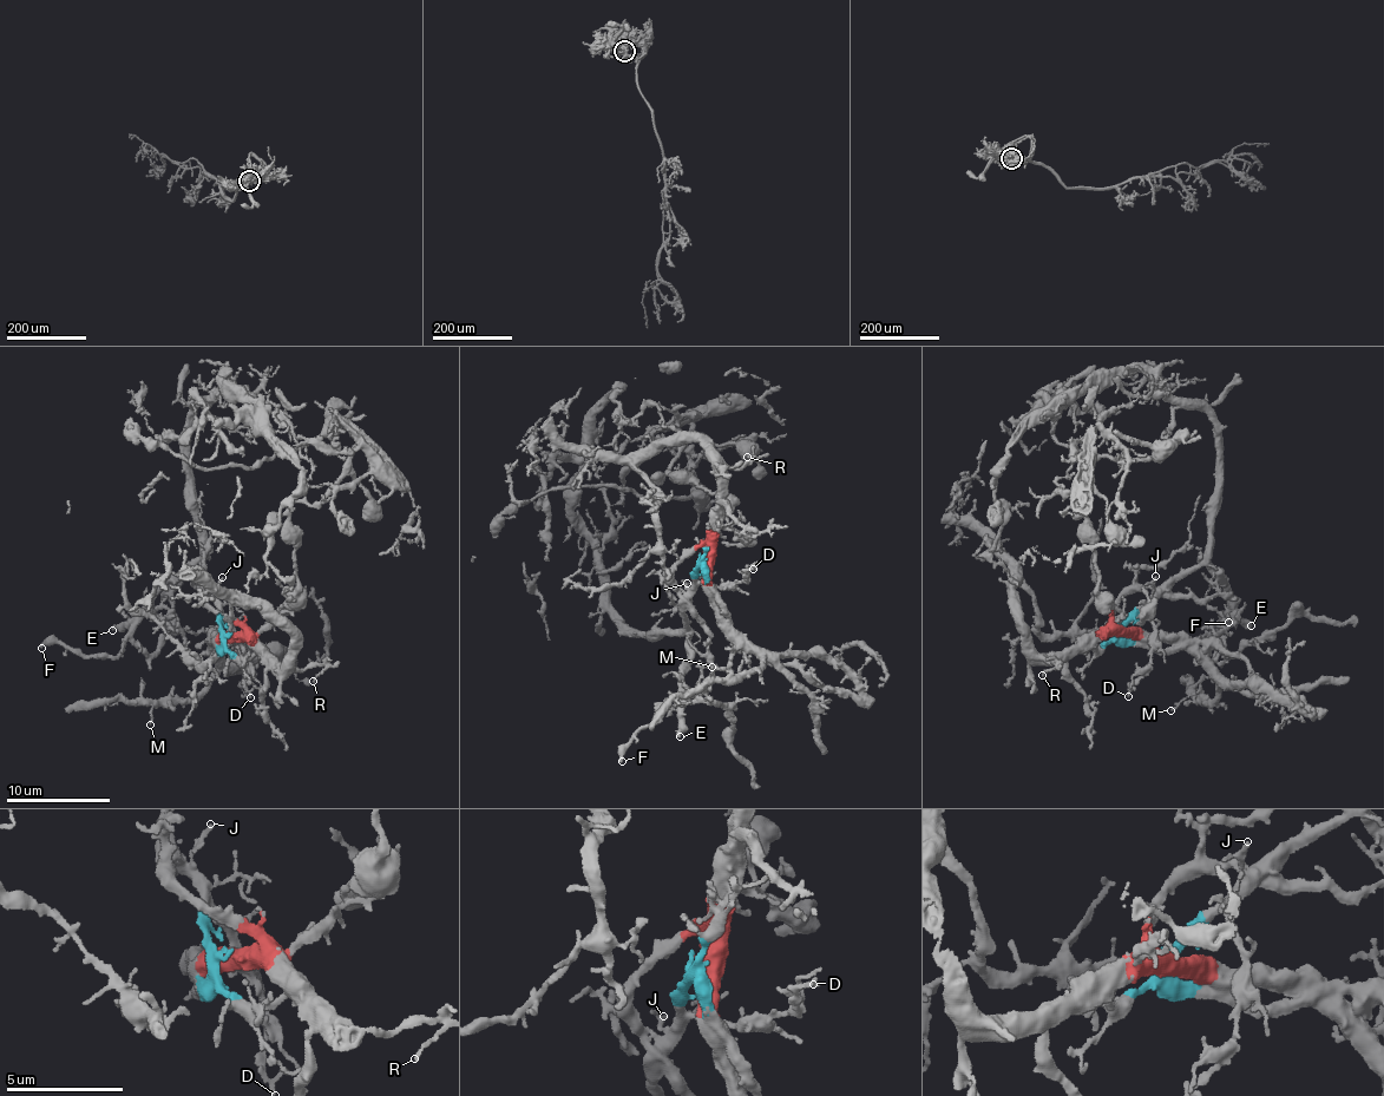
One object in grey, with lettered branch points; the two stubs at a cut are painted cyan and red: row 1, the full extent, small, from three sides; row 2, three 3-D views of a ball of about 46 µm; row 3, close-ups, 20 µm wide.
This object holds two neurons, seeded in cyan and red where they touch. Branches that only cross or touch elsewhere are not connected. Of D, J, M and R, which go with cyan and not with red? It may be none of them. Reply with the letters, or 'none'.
D, J

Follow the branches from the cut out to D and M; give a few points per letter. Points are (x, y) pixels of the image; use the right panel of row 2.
D: (1114, 625), (1125, 624), (1141, 609), (1152, 625), (1149, 673), (1130, 687), (1127, 696)
M: (1116, 625), (1123, 631), (1141, 629), (1171, 636), (1196, 657), (1215, 681), (1211, 702), (1194, 694), (1171, 710)

